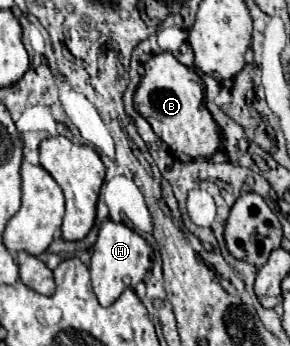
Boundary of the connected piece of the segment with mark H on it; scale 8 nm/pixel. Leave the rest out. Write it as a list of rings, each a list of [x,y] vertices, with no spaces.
[[[110,219],[102,223],[98,241],[92,249],[92,263],[90,263],[92,289],[102,307],[112,305],[122,295],[124,289],[132,289],[138,283],[142,283],[144,275],[150,269],[150,255],[152,247],[146,243],[146,239],[128,229],[124,223],[114,223]]]

